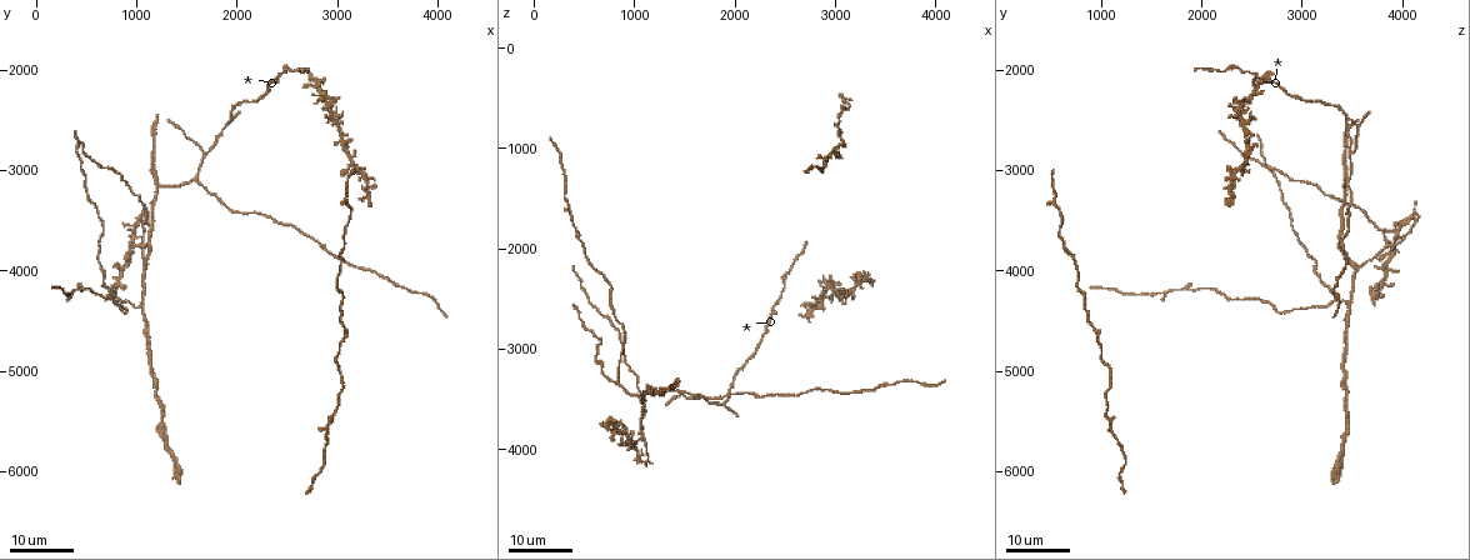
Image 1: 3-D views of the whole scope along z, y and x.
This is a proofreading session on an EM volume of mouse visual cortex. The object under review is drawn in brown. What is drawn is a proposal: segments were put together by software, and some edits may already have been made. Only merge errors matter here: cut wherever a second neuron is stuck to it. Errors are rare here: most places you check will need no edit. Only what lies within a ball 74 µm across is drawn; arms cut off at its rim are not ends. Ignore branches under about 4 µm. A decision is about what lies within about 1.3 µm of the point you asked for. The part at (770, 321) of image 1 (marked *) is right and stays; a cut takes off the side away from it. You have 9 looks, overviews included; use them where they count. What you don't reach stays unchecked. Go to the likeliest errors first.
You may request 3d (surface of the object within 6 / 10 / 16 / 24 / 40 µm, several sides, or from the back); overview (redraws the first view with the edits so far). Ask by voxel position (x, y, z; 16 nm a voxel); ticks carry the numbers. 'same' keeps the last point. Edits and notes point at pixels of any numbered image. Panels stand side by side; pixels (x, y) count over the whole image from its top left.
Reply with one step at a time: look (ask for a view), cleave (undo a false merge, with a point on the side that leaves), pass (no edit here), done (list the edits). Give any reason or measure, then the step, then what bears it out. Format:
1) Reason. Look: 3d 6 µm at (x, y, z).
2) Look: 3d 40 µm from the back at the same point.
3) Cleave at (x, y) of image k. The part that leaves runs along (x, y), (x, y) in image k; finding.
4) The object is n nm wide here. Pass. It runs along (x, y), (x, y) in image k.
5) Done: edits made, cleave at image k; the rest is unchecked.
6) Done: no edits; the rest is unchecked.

Three-way junction. Look: 3d 24 µm at (1660, 2840, 3500).

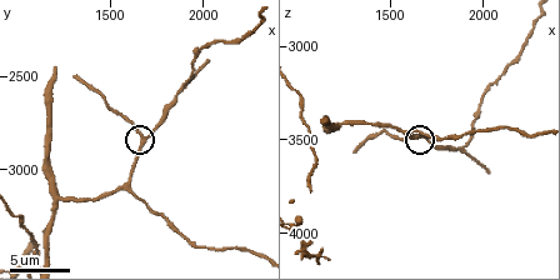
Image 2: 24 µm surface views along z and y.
Look: 3d 6 µm at the same point.

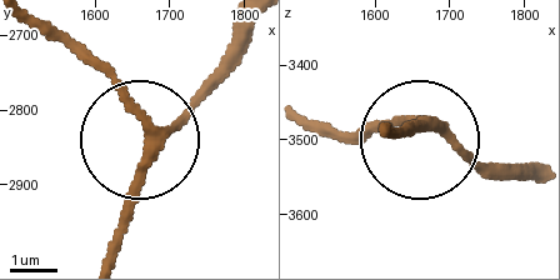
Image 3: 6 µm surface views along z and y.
Pass. It runs along (533, 174), (493, 170), (433, 126), (341, 138) in image 3; one neuron here.

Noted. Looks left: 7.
Branch point. Look: 3d 16 µm at (1060, 4380, 3460).

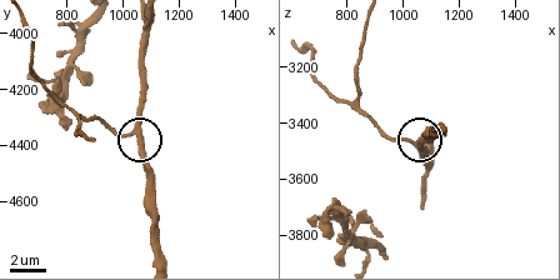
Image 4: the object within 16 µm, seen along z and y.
Look: 3d 6 µm at (1050, 4360, 3460).

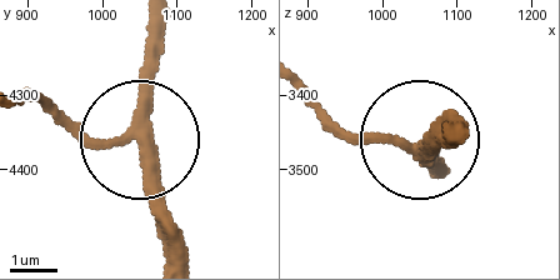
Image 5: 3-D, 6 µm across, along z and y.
The side arm is 32 µm long; 3 arms meet here. Pass. Continuous, no second neuron.

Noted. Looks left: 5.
Three arms meet. Look: 3d 16 µm at (1080, 3960, 3560).

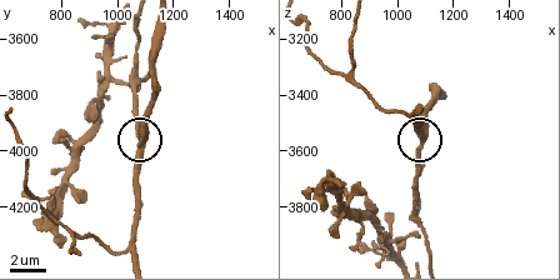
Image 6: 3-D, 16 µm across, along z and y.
Closer look. Look: 3d 6 µm at the same point.

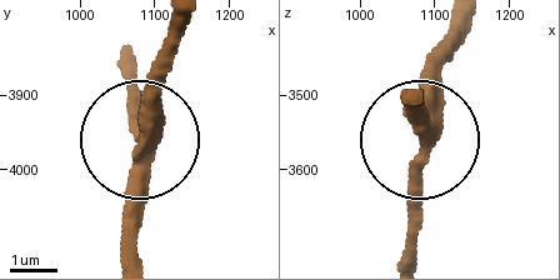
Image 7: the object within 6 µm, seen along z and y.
3 arms meet here. Pass. One neuron here.

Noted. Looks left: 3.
Three arms meet. Look: 3d 24 µm at (840, 4280, 3280).

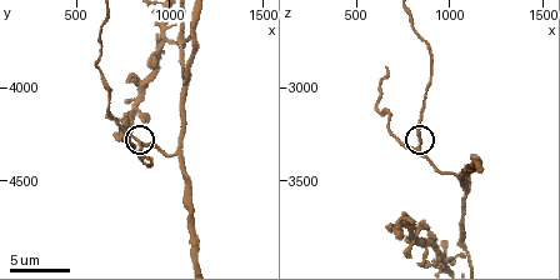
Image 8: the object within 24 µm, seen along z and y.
Look: 3d 6 µm at (840, 4280, 3320).

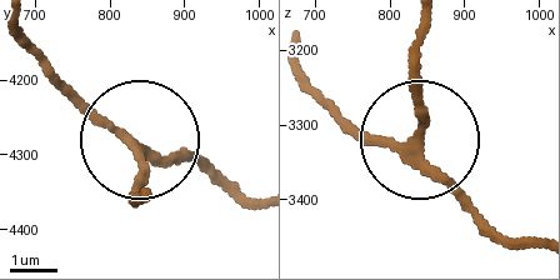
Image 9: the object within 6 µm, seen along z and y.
3 arms meet here. Pass. It runs along (531, 249), (420, 145), (364, 136), (320, 105) in image 9; all the same neuron.

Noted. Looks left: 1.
Done: no edits; the rest is unchecked.

